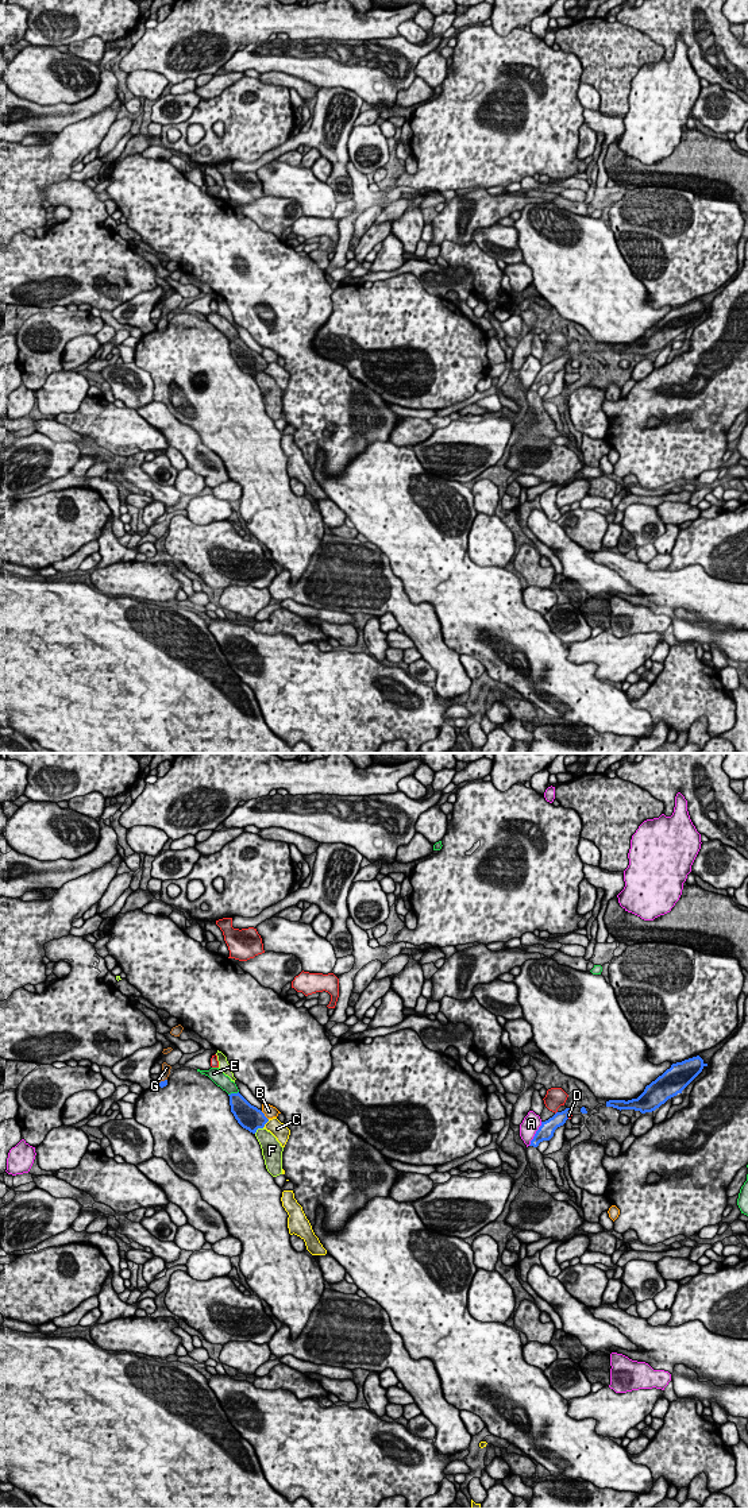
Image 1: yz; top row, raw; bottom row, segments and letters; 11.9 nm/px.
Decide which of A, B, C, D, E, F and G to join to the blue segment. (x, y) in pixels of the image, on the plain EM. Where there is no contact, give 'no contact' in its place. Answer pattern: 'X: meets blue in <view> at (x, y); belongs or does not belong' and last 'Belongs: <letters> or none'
A: meets blue in yz at (535, 378); does not belong
B: meets blue in yz at (263, 359); does not belong
C: meets blue in yz at (266, 366); does not belong
D: meets blue in yz at (567, 361); does not belong
E: meets blue in yz at (232, 338); does not belong
F: meets blue in yz at (258, 371); does not belong
G: meets blue in yz at (161, 325); belongs
Belongs: G

